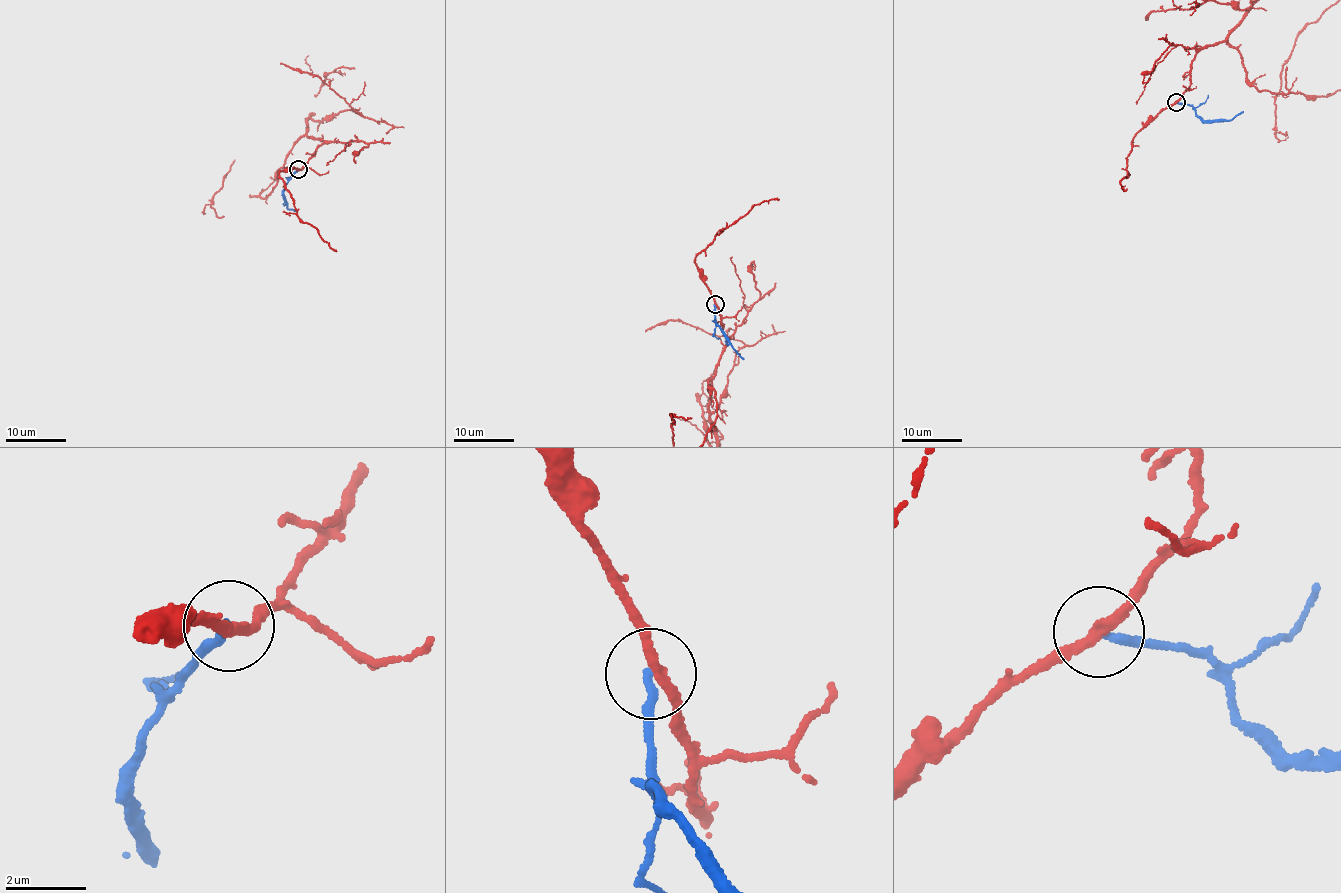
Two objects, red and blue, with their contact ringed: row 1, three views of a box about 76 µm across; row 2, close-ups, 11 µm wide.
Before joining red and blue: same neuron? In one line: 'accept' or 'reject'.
reject

